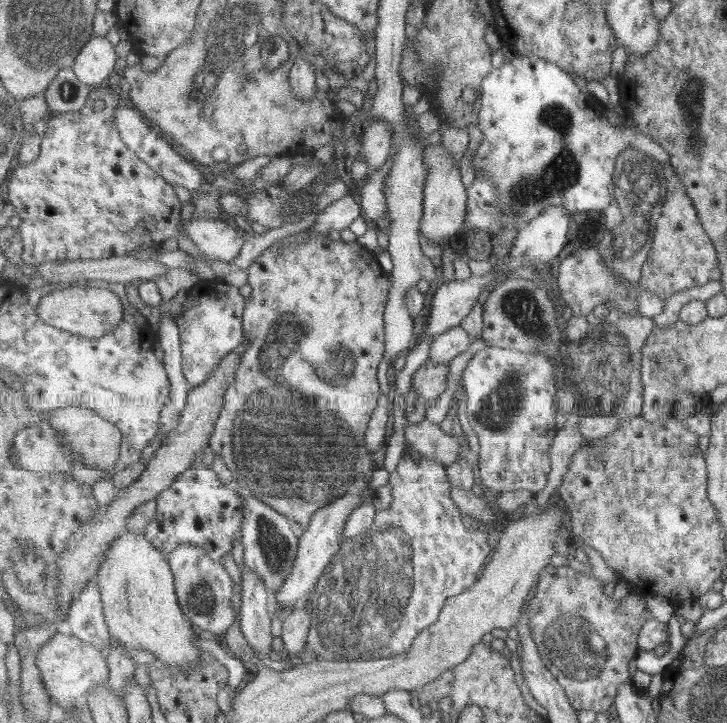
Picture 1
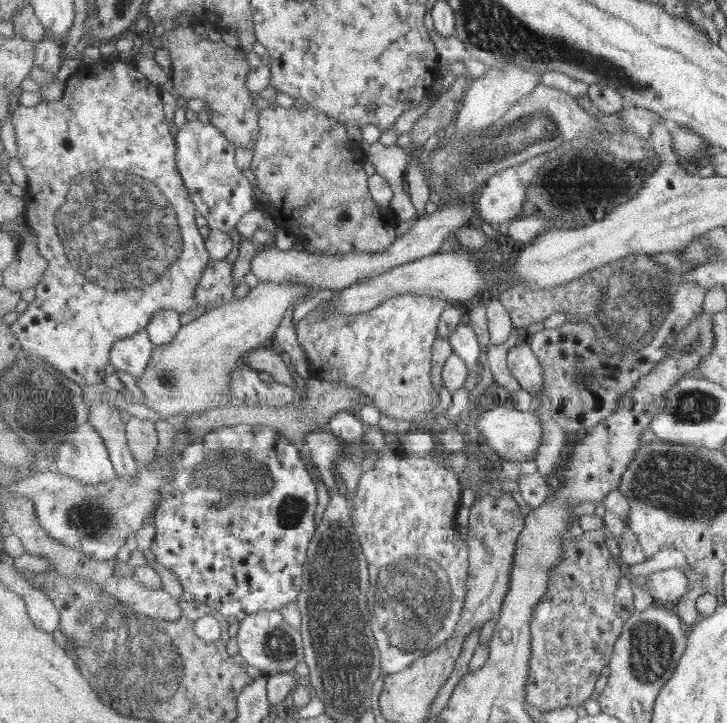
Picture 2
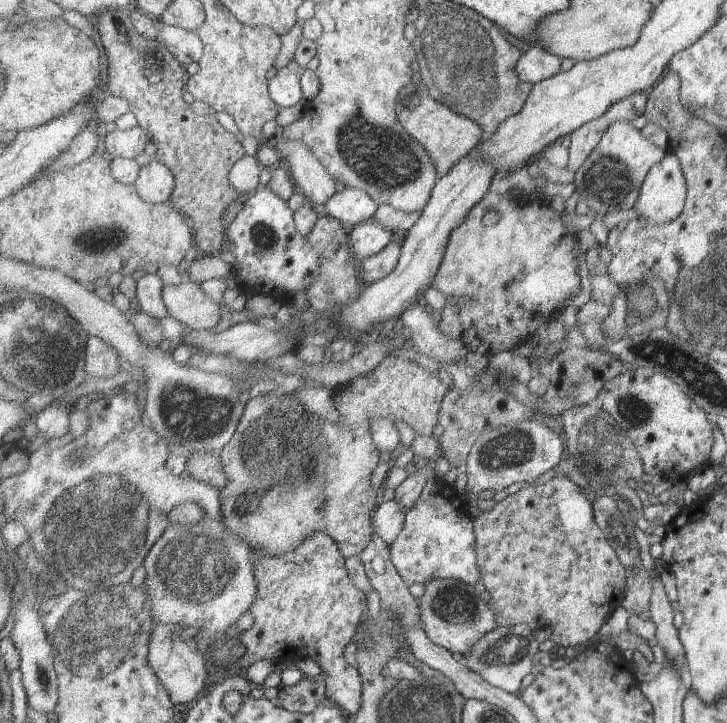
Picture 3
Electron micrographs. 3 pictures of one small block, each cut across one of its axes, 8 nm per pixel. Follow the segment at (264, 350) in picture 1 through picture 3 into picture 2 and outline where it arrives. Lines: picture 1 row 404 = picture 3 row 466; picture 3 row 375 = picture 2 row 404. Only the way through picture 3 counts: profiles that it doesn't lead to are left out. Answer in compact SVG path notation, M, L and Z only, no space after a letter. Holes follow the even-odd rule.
M405 294L395 296L377 305L377 308L359 314L333 314L328 301L322 300L305 318L296 324L297 340L310 364L309 378L325 379L359 389L359 402L375 404L383 414L406 420L412 427L419 423L428 424L432 431L445 420L434 410L439 404L439 396L431 382L431 362L433 344L439 337L439 320L443 310L453 304L445 298Z

